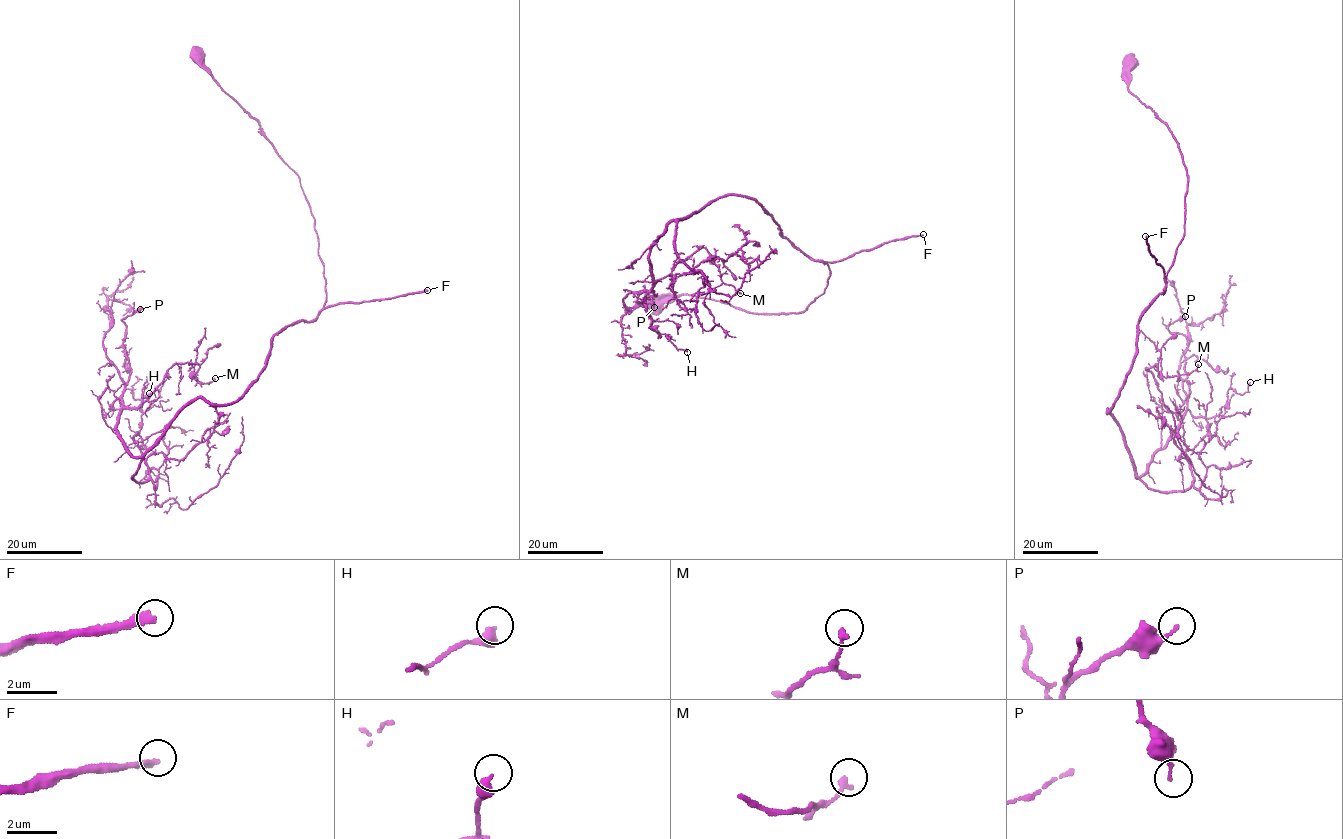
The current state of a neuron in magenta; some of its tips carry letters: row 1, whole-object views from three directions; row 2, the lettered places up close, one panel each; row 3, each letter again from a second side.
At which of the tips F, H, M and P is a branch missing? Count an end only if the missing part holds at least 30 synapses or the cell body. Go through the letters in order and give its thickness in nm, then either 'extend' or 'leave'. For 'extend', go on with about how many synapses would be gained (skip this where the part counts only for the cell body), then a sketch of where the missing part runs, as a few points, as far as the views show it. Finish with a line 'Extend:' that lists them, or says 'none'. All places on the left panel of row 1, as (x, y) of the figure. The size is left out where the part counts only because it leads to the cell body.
F: 280 nm thick; extend; about 200 synapses
H: 400 nm thick; leave
M: 220 nm thick; leave
P: 150 nm thick; leave
Extend: F

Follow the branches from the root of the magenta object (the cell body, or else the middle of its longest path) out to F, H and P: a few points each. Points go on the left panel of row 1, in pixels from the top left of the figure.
F: (200, 55), (213, 79), (254, 118), (298, 176), (317, 234), (326, 282), (323, 308), (427, 290)
H: (200, 55), (298, 176), (327, 301), (272, 338), (240, 397), (192, 399), (134, 456), (109, 407), (149, 393)
P: (200, 55), (298, 176), (327, 301), (134, 456), (140, 309)

